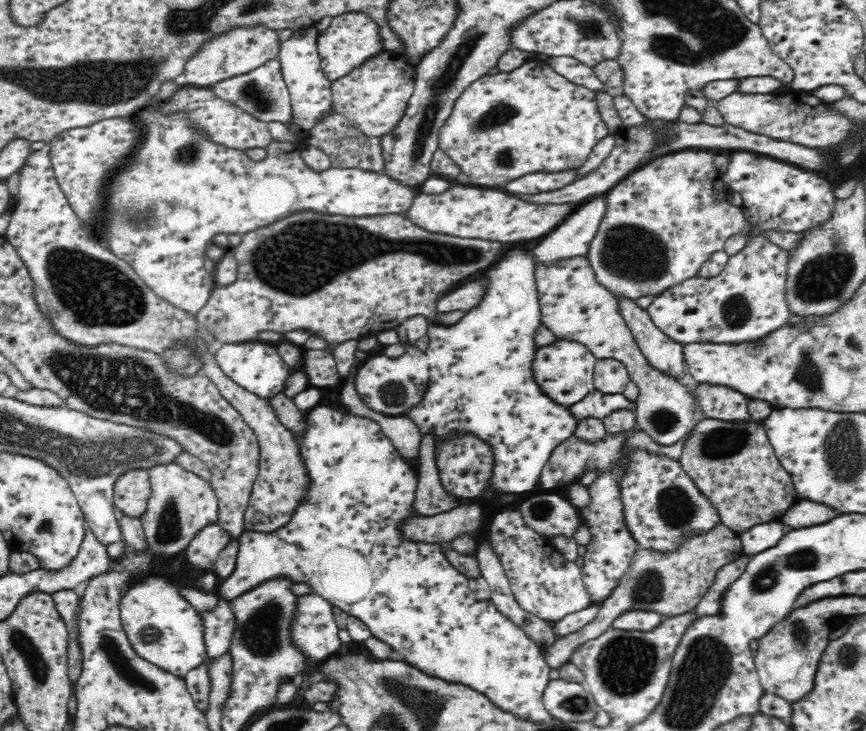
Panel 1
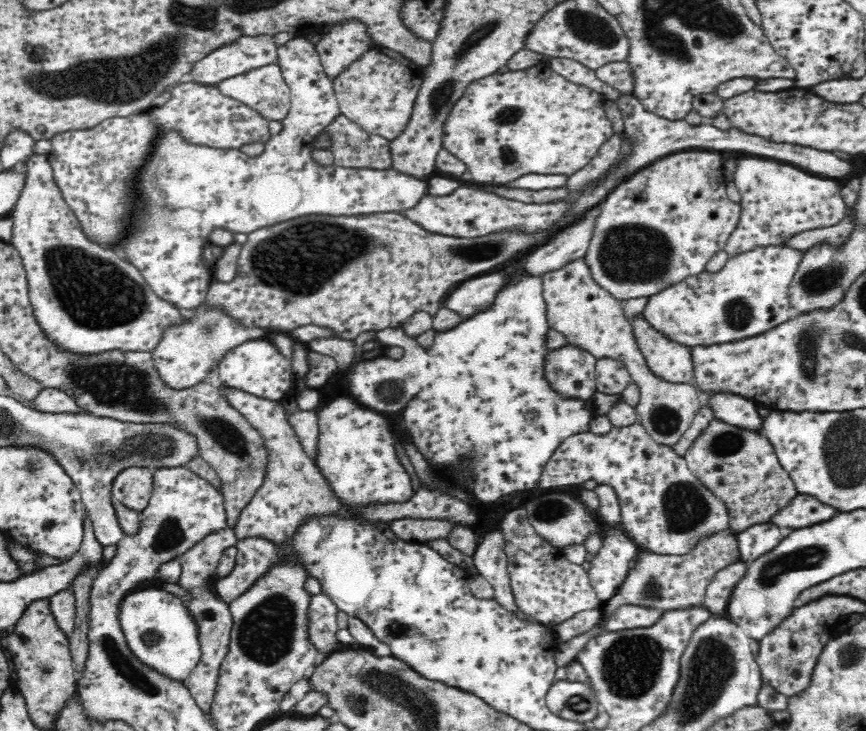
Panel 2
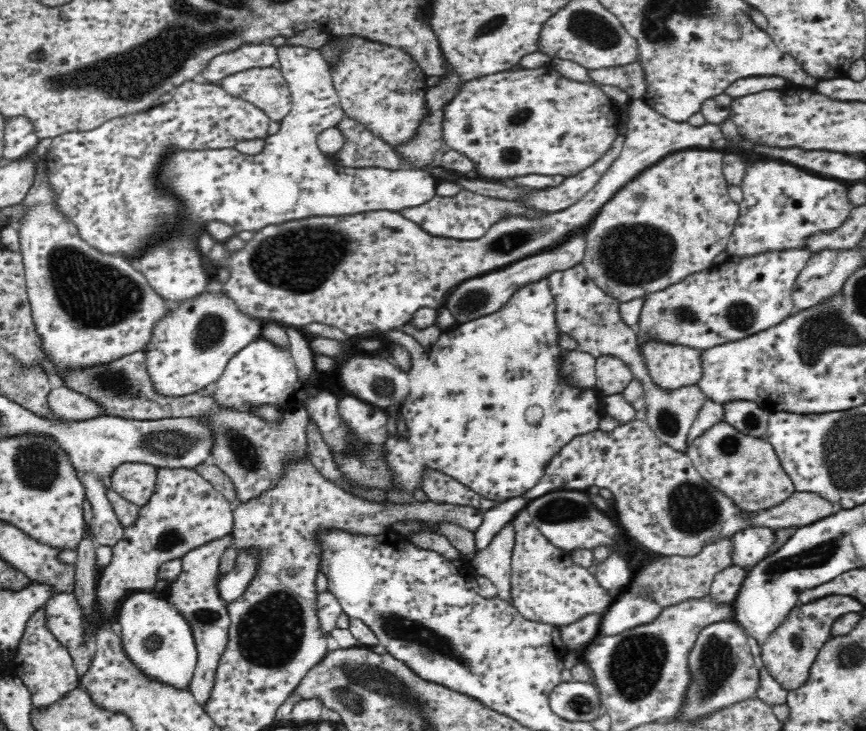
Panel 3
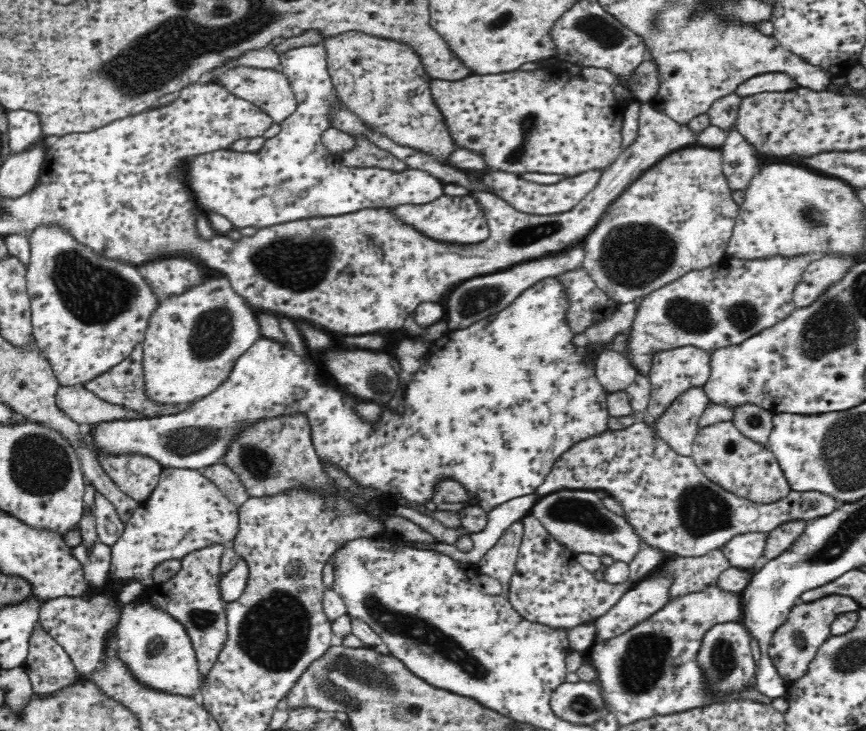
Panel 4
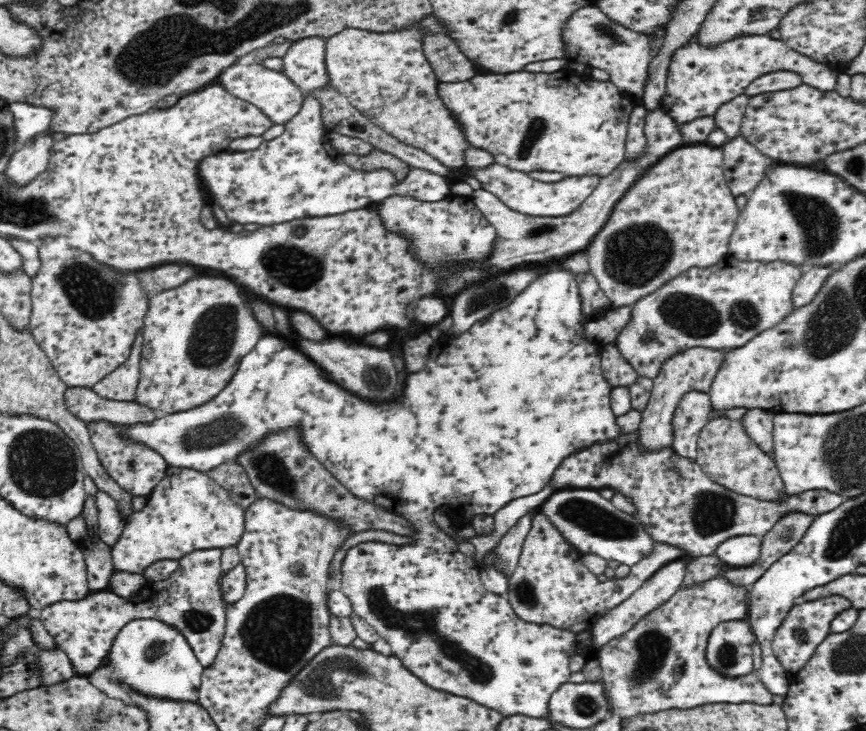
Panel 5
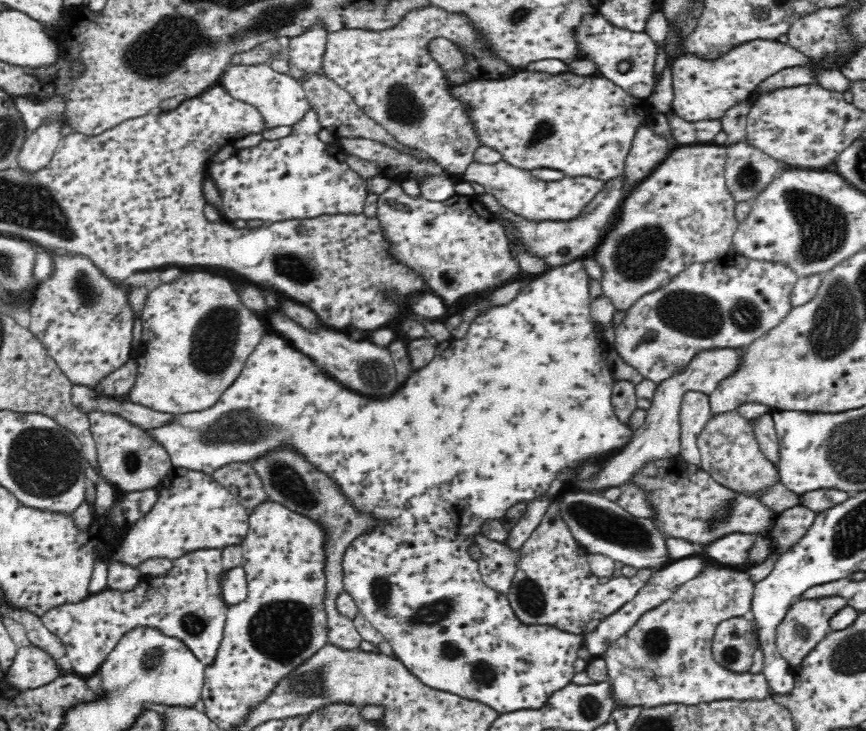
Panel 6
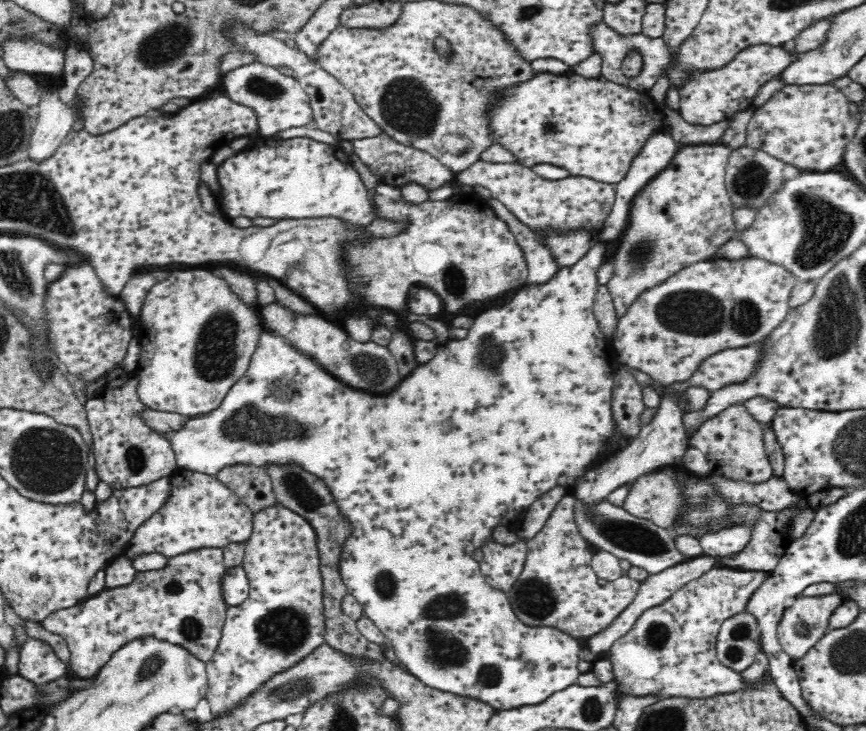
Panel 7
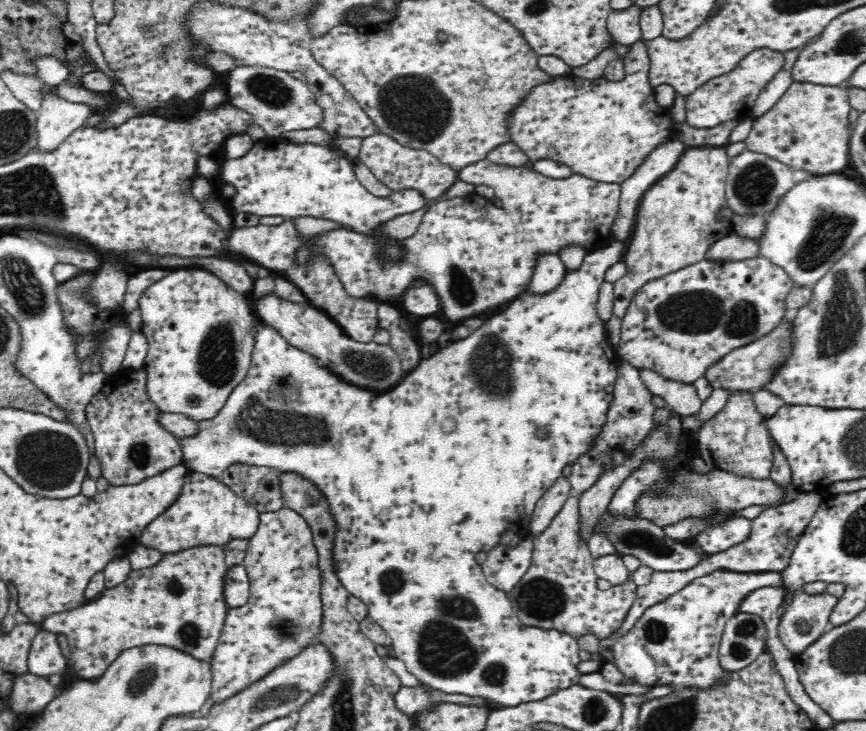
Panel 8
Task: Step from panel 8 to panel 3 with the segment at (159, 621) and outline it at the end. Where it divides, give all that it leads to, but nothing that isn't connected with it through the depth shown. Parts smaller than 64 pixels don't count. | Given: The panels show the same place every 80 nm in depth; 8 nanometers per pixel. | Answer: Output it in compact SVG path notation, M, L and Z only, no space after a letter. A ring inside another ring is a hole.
M232 533L226 534L222 538L211 539L210 542L203 543L195 550L184 554L181 558L182 571L172 582L172 589L162 593L165 598L174 602L192 627L198 659L187 689L203 707L213 694L214 678L229 641L231 620L228 604L220 597L217 580L221 576L219 574L220 560L225 551L233 545L233 538ZM60 592L49 598L44 605L50 630L66 645L77 666L78 674L83 675L94 654L93 651L85 649L81 640L82 631L87 624L82 618L76 597L72 593Z

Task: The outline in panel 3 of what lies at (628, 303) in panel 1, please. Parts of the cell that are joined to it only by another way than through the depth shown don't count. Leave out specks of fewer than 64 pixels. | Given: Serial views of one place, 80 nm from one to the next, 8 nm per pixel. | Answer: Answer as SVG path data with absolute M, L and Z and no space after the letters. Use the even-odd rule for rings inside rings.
M646 338L641 344L650 377L666 388L696 385L701 375L699 349Z

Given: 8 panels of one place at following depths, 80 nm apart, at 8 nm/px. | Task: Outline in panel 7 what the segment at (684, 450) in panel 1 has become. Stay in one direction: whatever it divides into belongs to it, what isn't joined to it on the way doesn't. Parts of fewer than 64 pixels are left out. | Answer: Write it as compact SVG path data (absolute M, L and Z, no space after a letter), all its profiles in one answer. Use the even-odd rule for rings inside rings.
M743 404L730 406L729 409L702 422L689 444L694 445L704 454L706 462L710 465L709 476L746 482L748 485L762 484L775 476L767 451L764 450L760 424L747 414Z

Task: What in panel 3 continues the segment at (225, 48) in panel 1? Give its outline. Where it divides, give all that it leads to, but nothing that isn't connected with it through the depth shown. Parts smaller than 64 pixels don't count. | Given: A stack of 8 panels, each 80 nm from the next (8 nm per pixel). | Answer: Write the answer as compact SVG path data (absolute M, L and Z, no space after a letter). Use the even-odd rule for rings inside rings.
M271 39L264 42L246 42L236 50L222 52L210 58L197 77L200 82L219 84L224 78L233 76L246 70L259 67L278 65L277 47Z

